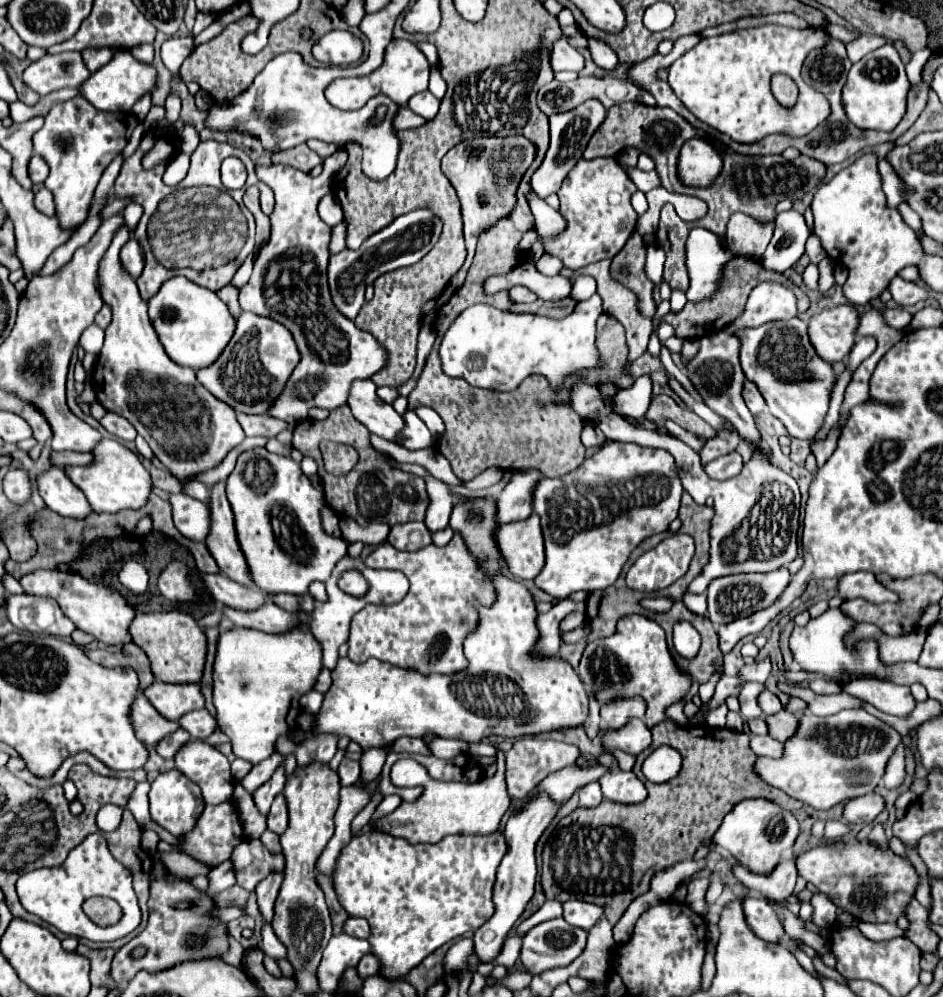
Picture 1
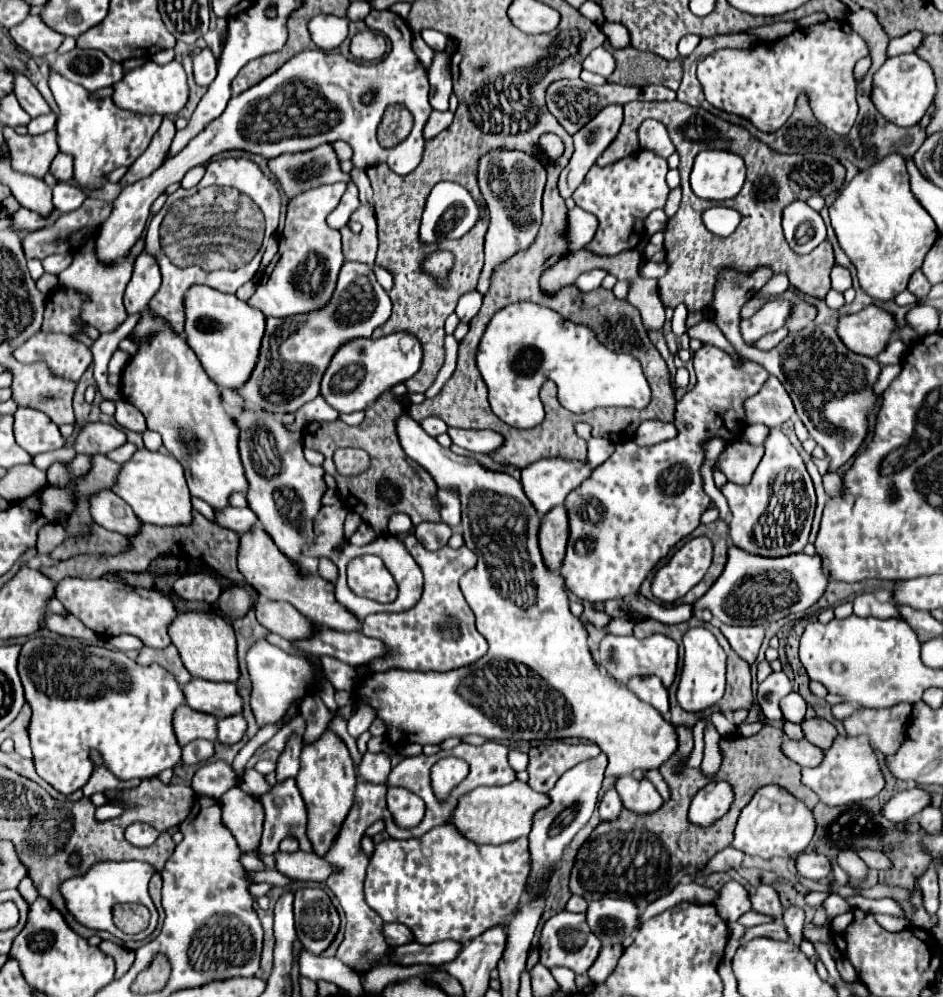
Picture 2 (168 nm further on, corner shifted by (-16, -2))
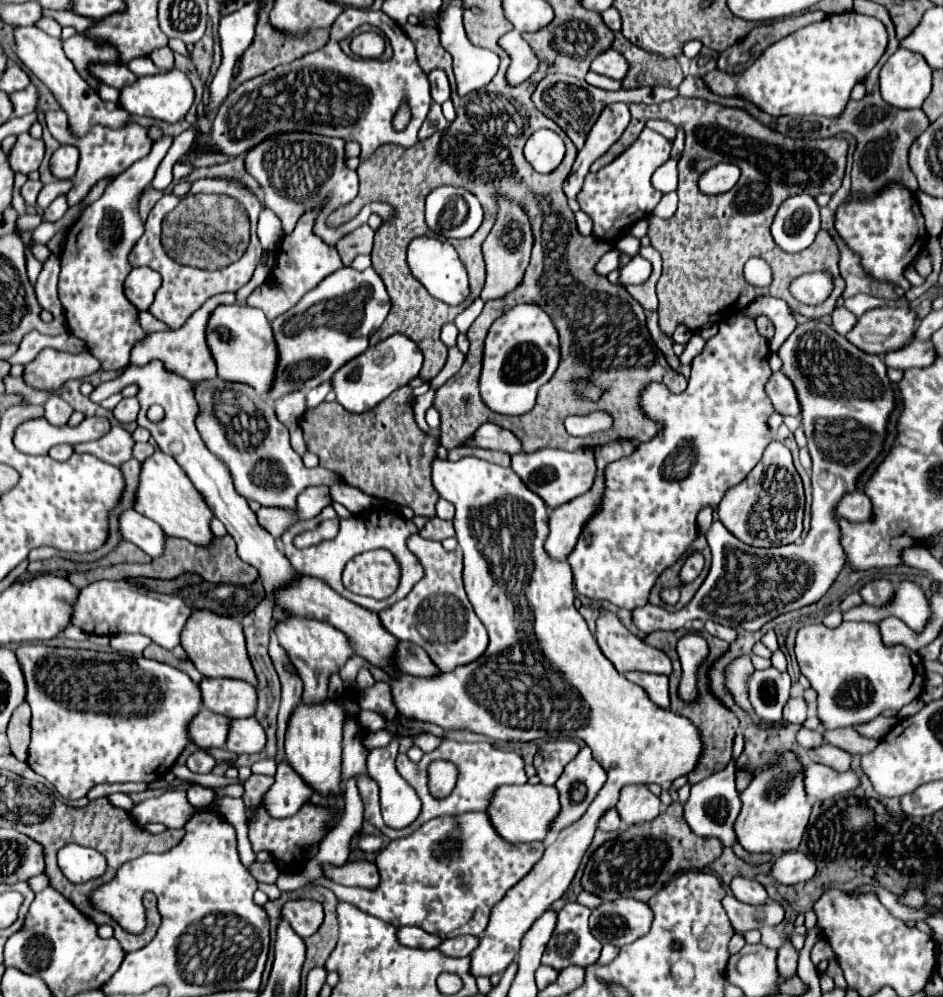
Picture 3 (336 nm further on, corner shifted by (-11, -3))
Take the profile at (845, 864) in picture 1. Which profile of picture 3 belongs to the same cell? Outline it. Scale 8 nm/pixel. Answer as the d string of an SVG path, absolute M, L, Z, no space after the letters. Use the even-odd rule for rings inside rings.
M787 851L781 857L777 857L771 865L771 877L783 885L809 881L813 875L815 875L815 863L799 851Z

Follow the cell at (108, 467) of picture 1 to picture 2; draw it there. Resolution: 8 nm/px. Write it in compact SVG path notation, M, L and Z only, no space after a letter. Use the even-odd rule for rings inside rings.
M136 450L134 456L122 464L112 492L124 498L124 502L134 510L140 522L158 524L158 526L174 526L174 524L188 524L192 520L190 510L190 492L186 486L184 470L170 454L150 452L150 450Z

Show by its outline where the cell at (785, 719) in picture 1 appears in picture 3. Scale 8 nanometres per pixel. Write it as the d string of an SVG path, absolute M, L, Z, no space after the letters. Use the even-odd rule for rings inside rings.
M853 727L849 729L835 729L835 731L823 731L827 743L851 753L851 755L865 755L871 753L877 747L877 739L869 739L859 735Z

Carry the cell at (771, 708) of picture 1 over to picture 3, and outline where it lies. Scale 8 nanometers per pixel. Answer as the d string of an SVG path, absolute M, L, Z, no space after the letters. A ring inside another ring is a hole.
M803 697L799 699L789 699L787 701L787 707L783 709L783 719L787 723L795 723L795 725L801 725L807 717L807 703Z

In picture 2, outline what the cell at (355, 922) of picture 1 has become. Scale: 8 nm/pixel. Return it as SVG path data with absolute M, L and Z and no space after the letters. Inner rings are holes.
M384 924L382 934L390 946L400 946L412 942L412 932L400 924Z

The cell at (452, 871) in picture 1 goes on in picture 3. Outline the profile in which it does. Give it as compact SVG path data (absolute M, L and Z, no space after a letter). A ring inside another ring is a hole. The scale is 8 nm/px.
M469 811L431 819L411 835L395 839L379 851L381 885L375 891L343 887L329 879L315 883L329 885L339 901L347 901L395 927L415 925L443 939L467 933L481 937L489 923L491 907L533 869L543 851L543 843L515 845L505 841L497 835L487 811Z

